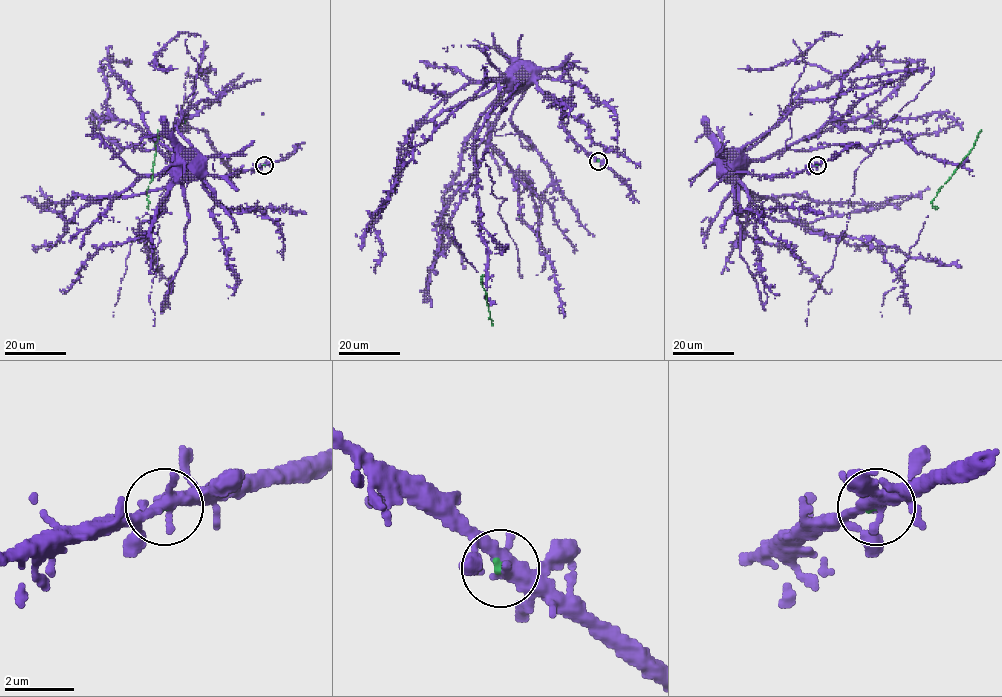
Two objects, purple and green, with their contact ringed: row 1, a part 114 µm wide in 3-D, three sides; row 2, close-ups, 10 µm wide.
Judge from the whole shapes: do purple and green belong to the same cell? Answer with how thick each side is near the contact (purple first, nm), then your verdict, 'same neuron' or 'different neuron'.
360/150 nm | same neuron

